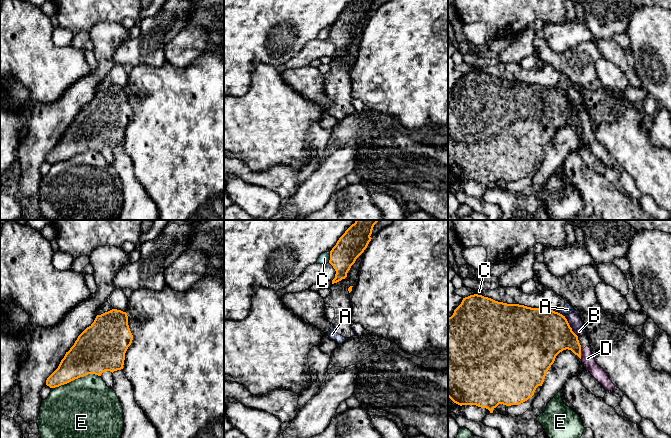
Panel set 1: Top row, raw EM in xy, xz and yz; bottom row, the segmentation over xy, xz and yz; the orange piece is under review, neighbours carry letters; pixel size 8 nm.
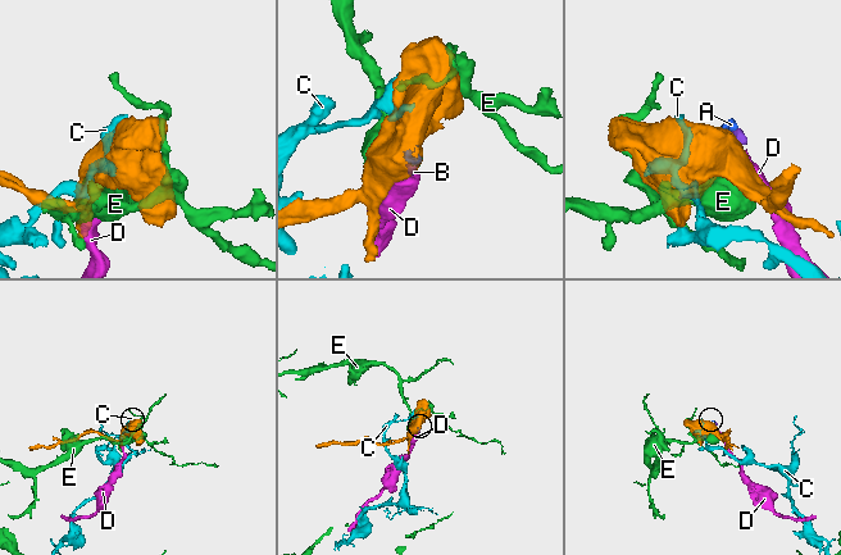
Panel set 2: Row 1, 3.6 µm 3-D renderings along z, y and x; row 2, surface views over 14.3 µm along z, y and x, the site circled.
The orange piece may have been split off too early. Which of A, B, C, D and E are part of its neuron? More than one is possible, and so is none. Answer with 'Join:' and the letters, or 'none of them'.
Join: none of them

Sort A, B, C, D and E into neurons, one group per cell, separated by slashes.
A B D / C / E

